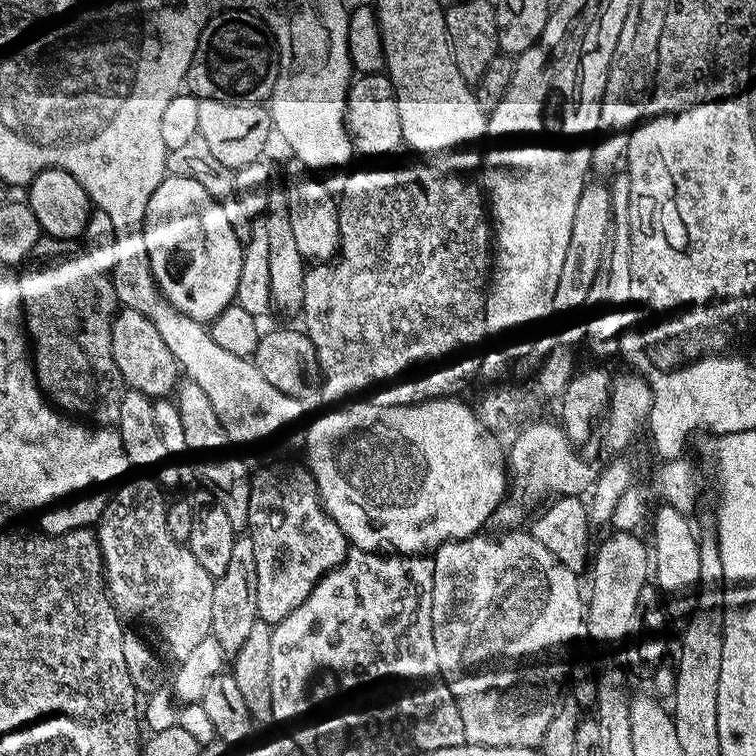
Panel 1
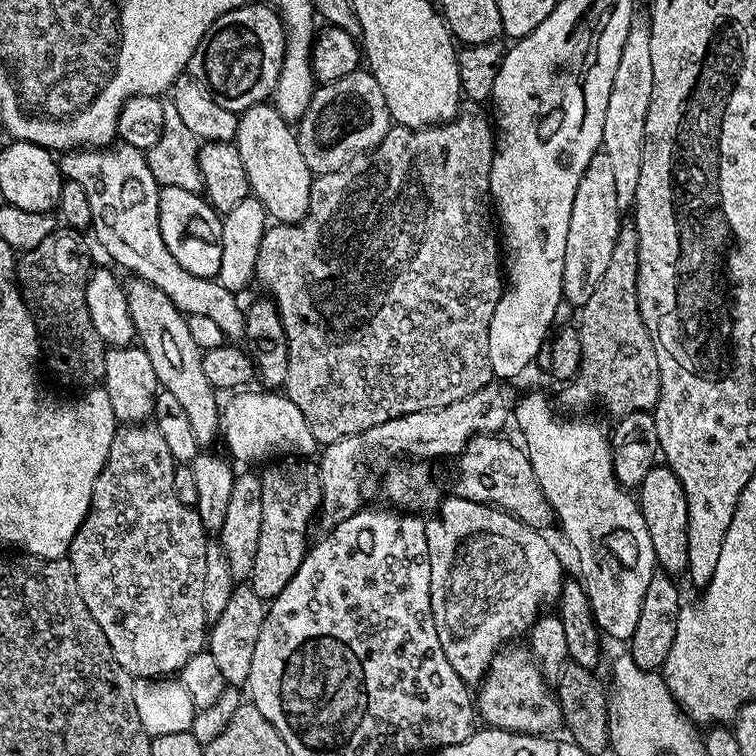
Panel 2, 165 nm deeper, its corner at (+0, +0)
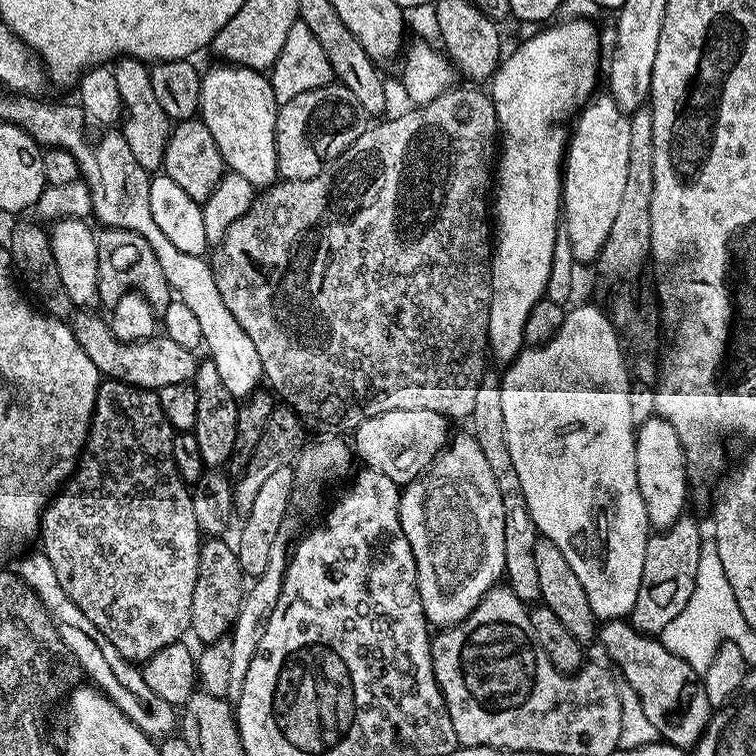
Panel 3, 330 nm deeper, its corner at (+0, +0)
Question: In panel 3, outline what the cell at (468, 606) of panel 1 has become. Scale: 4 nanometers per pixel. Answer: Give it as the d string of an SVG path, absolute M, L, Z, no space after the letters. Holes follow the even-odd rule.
M453 435L446 450L433 460L431 468L403 485L400 521L406 542L410 542L410 550L414 554L418 594L422 598L422 610L429 625L443 630L465 620L483 596L501 583L506 566L506 514L502 510L502 494L498 494L494 473L486 463L486 454L482 454L472 435Z

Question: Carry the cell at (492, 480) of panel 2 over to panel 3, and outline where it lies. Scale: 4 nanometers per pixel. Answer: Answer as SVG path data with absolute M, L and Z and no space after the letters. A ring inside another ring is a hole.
M386 410L366 418L354 430L354 452L364 468L386 474L398 486L409 484L428 471L433 460L445 451L450 439L449 417L434 410Z

